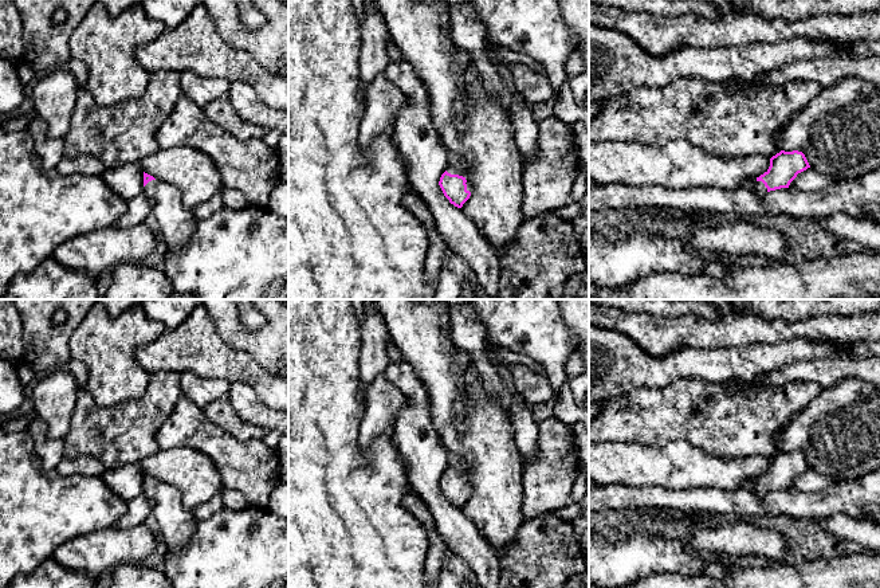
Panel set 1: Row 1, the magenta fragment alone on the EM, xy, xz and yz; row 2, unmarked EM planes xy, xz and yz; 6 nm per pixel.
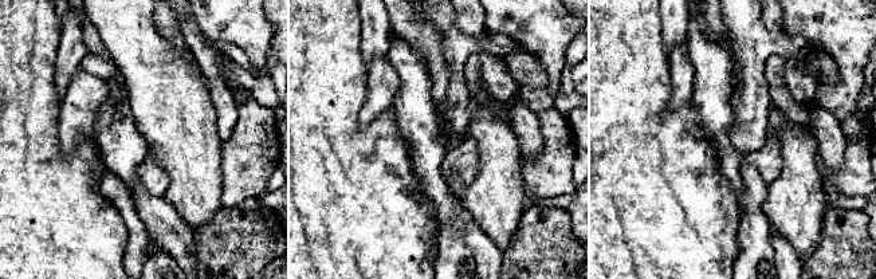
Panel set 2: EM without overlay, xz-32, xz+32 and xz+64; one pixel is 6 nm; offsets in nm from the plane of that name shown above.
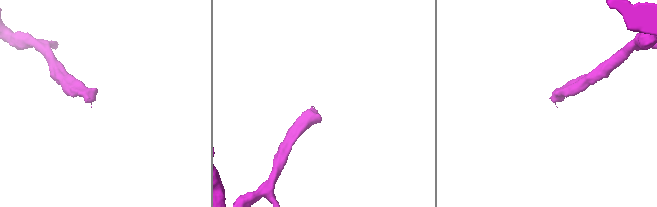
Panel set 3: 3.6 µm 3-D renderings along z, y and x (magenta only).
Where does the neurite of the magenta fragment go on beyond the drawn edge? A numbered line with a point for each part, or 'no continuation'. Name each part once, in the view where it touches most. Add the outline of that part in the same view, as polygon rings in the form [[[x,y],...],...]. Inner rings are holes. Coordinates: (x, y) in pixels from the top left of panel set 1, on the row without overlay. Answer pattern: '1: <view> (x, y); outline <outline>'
1: xz (460, 469); outline [[[464,459],[461,462],[451,462],[447,473],[451,475],[459,475],[463,477],[467,481],[467,491],[472,491],[472,485],[468,482],[468,467],[470,467],[471,462],[470,459]]]

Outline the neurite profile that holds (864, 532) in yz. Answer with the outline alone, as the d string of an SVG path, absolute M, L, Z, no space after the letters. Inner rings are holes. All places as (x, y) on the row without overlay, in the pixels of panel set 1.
M837 514L817 521L826 532L880 554L880 524L871 518Z

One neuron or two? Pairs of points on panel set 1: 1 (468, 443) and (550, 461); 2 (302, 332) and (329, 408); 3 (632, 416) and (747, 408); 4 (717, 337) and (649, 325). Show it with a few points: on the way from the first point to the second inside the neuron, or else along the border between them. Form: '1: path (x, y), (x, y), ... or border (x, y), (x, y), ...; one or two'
1: border (522, 463), (523, 496); two
2: path (302, 351), (302, 381), (310, 389); one
3: path (660, 416), (719, 418); one
4: path (700, 332), (666, 332); one

